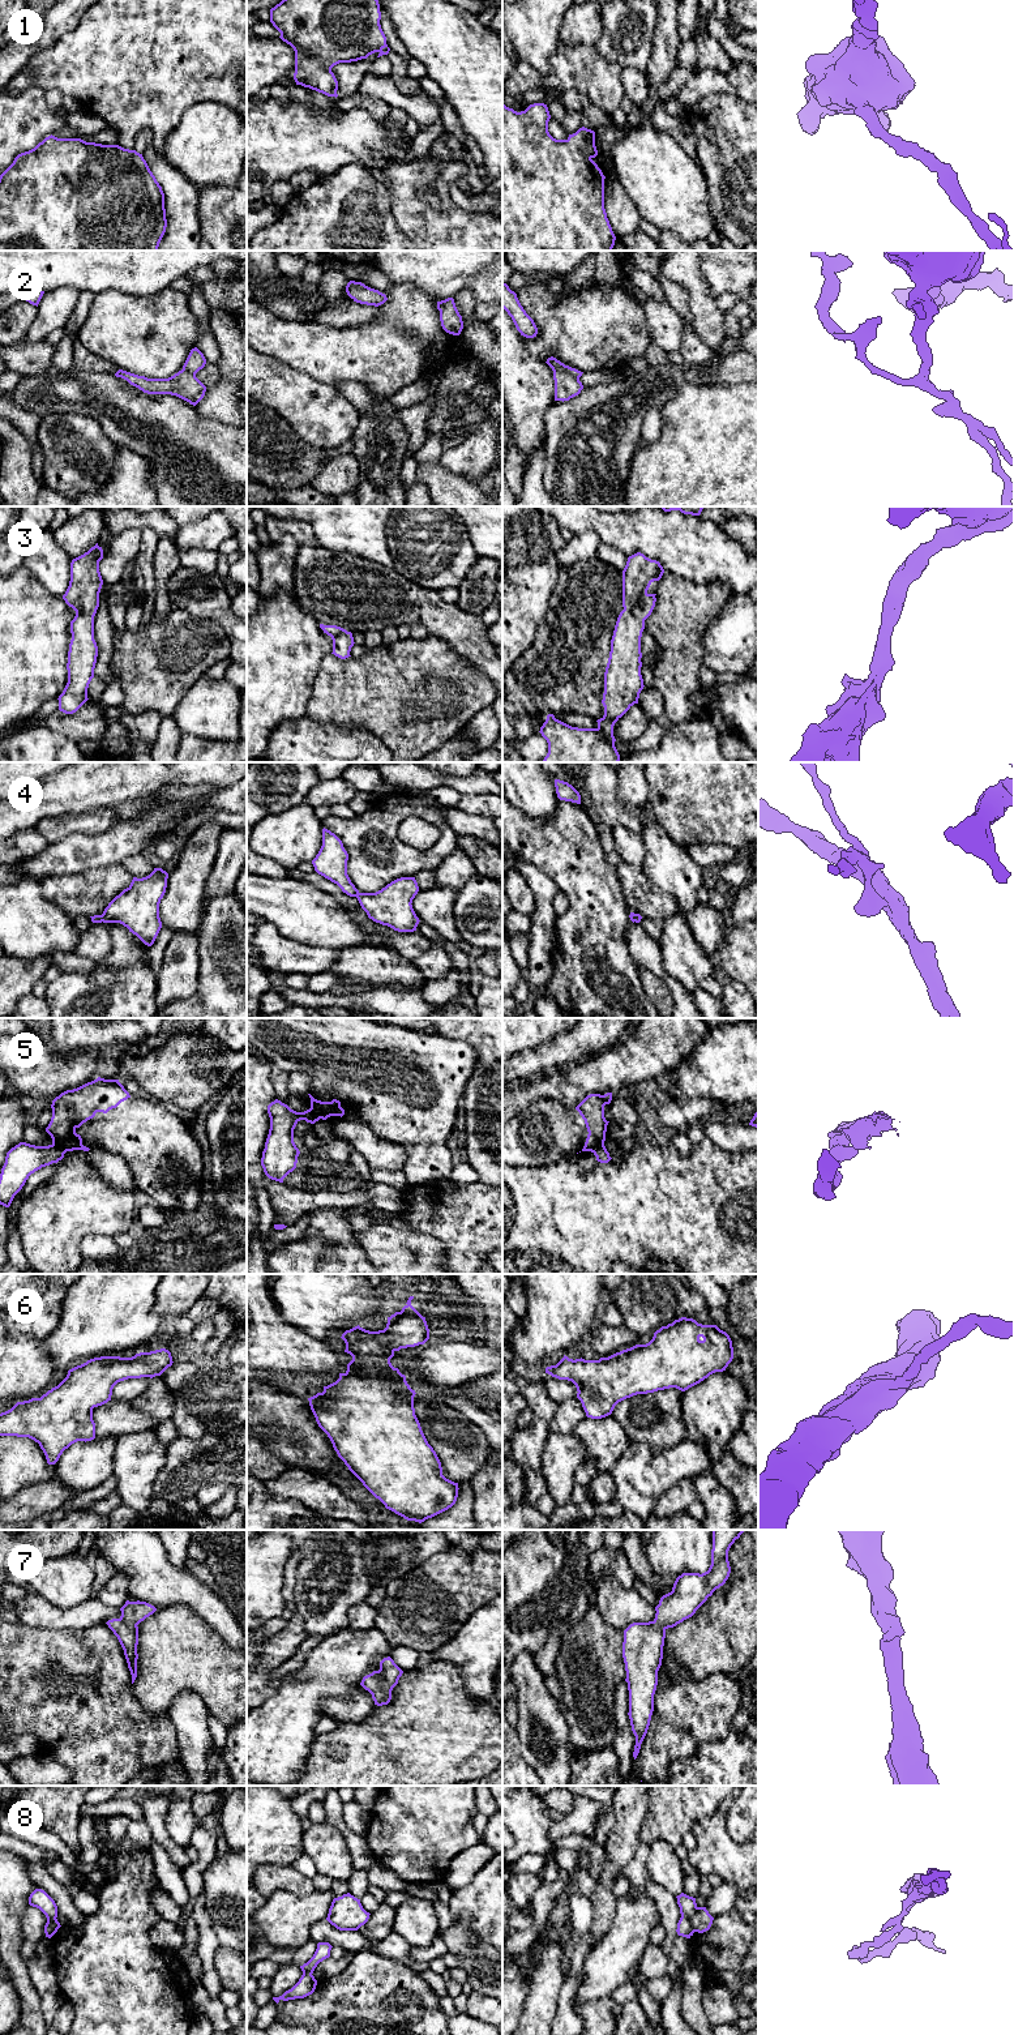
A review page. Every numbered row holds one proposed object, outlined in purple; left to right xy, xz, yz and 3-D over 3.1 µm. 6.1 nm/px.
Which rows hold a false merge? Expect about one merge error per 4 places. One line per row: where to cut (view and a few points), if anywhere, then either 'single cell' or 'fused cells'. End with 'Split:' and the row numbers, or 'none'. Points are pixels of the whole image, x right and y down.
1: no cut | single cell
2: yz (553, 370), (561, 370), (578, 377) | fused cells
3: no cut | single cell
4: xz (359, 893), (355, 896) | fused cells
5: xy (52, 1142), (65, 1151) | fused cells
6: no cut | single cell
7: no cut | single cell
8: yz (697, 1907), (689, 1919), (694, 1931) | fused cells
Split: 2, 4, 5, 8

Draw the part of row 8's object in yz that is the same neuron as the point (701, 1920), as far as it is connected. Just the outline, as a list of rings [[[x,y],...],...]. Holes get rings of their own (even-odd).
[[[697,1907],[692,1918],[689,1919],[693,1929],[698,1933],[703,1933],[710,1929],[714,1918],[709,1914],[706,1907]]]

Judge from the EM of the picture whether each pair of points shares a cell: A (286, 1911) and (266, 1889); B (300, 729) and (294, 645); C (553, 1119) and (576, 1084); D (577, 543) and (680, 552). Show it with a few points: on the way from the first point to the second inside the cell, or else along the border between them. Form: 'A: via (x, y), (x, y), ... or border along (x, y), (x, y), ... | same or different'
A: border along (303, 1895), (274, 1892), (266, 1898) | different
B: border along (306, 714), (294, 719), (285, 719), (272, 732) | different
C: border along (591, 1093), (570, 1108), (550, 1099), (531, 1104) | different
D: via (602, 526), (617, 530), (650, 530), (654, 533) | same

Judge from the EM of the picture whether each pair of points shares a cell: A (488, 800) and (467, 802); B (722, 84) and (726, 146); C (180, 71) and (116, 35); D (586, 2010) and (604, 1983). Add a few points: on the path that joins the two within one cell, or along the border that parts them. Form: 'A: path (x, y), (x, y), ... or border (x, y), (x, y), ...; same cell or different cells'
A: path (483, 802), (473, 802); same cell
B: border (744, 99), (726, 93), (709, 93), (693, 103); different cells
C: path (165, 55), (159, 50), (132, 50); same cell
D: border (610, 1995), (602, 1999), (581, 2001), (573, 2008); different cells

